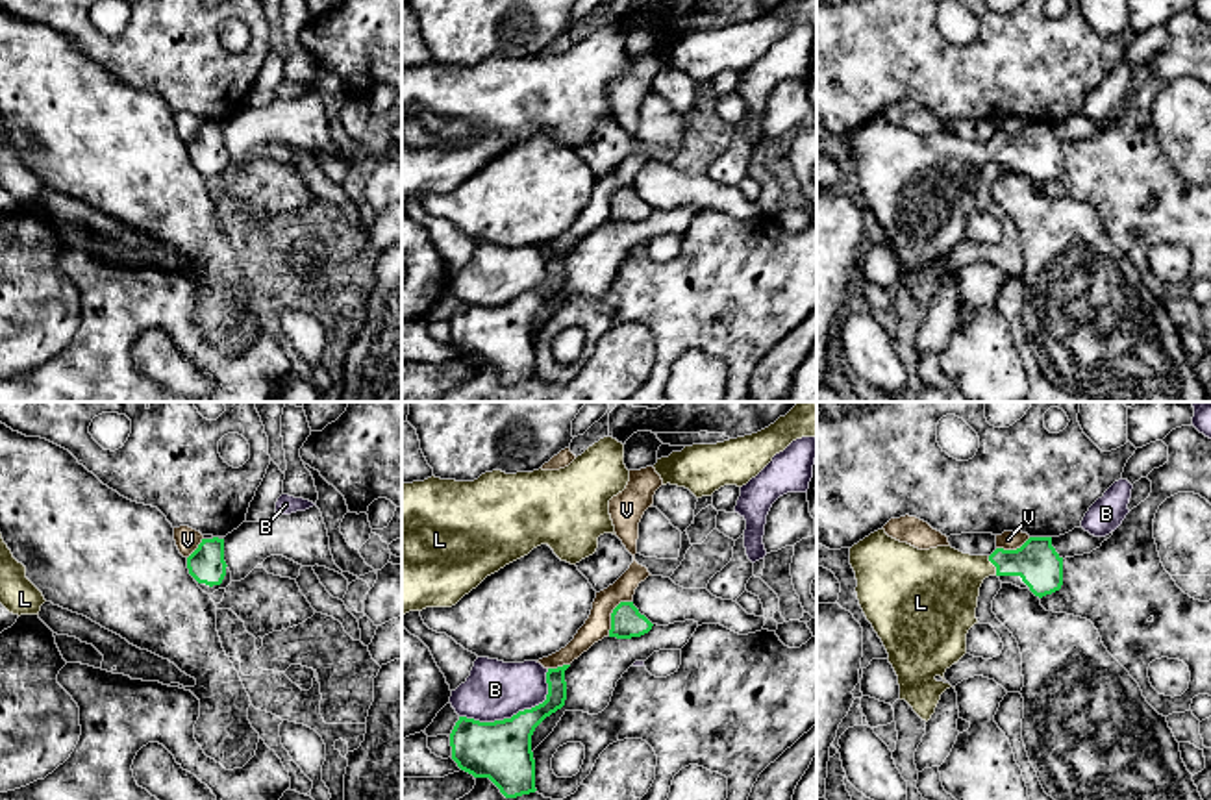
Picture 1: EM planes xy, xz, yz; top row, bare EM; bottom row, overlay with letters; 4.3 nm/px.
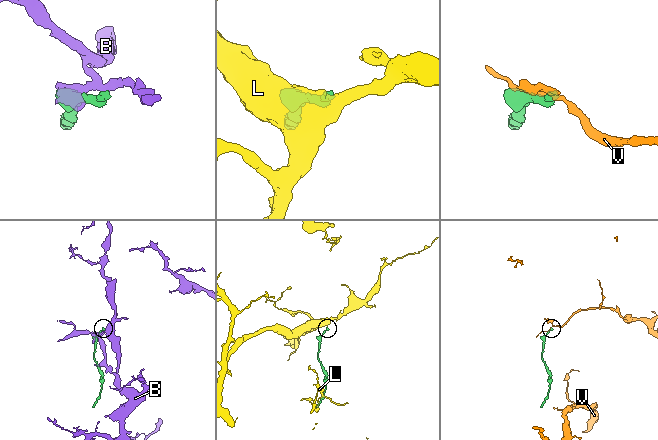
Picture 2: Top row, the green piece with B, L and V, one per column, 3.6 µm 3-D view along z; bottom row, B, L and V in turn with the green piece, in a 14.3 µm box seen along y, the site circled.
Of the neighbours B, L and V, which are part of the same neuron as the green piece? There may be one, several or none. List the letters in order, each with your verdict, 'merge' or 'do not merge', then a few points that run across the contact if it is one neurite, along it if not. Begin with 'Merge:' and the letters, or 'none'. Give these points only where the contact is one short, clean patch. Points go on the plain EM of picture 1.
Merge: L
B: do not merge
L: merge | yz (1036, 147), (993, 149), (976, 152), (941, 171)
V: do not merge | xz (630, 186), (623, 186), (613, 195), (608, 219)

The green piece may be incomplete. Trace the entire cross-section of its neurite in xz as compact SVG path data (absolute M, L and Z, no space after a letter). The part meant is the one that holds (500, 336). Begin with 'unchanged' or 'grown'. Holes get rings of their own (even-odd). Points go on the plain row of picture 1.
unchanged; M568 252L548 254L546 285L531 294L494 307L459 302L450 319L457 352L474 363L489 363L506 383L535 378L531 320L546 302L565 291Z

